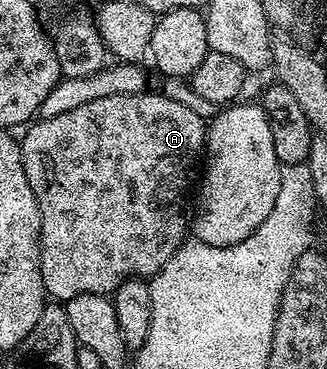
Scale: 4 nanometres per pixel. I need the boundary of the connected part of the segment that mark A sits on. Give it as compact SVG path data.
M152 90L143 92L135 92L129 96L111 96L110 98L97 98L94 102L86 102L82 106L76 107L74 110L66 110L64 114L58 114L56 118L40 118L35 121L27 129L24 140L19 141L20 153L24 159L24 169L26 170L26 178L30 178L30 190L34 190L36 201L38 202L38 210L40 211L40 273L42 274L42 282L44 283L45 293L53 301L67 302L70 298L78 298L78 294L98 294L103 296L115 292L116 287L127 280L137 278L151 278L156 275L158 270L162 270L162 266L166 266L166 262L170 262L170 258L179 250L180 245L184 243L190 232L190 212L184 209L184 195L188 192L188 175L192 172L192 167L197 167L198 157L203 153L206 143L206 120L203 120L198 113L192 108L187 108L180 100L175 100L172 96L155 96Z

